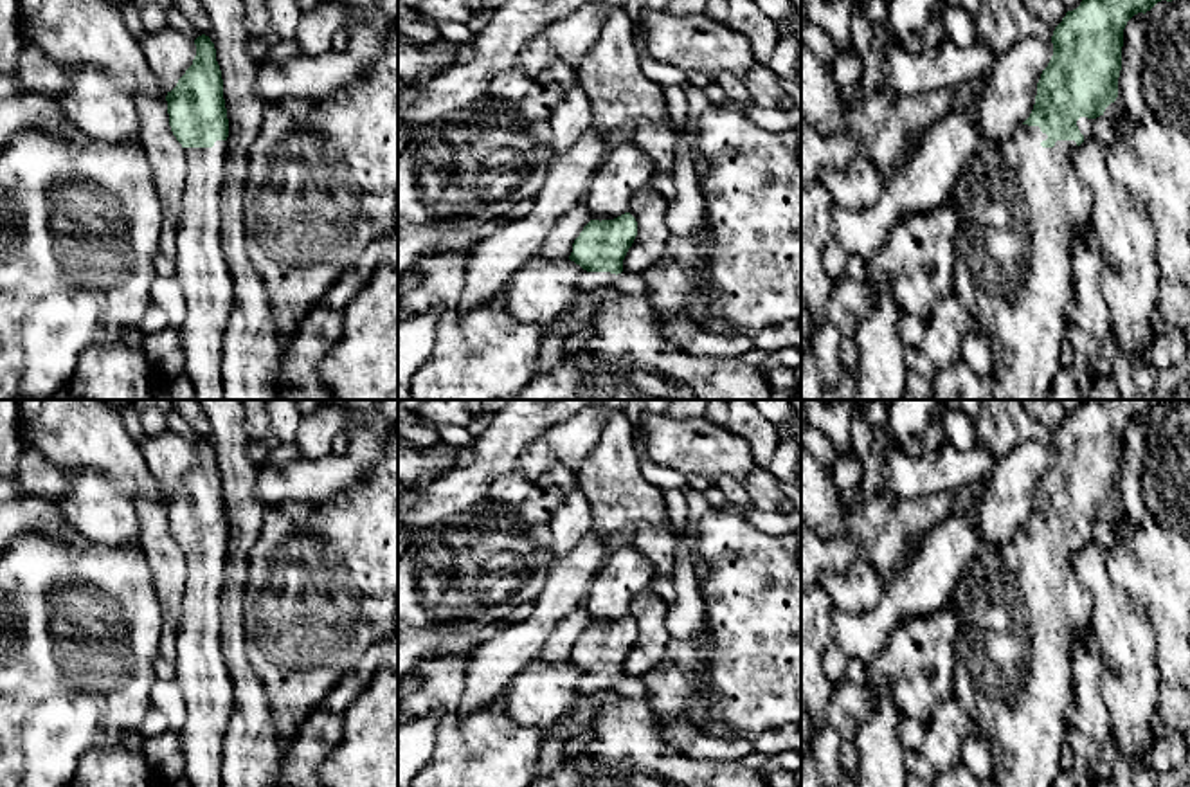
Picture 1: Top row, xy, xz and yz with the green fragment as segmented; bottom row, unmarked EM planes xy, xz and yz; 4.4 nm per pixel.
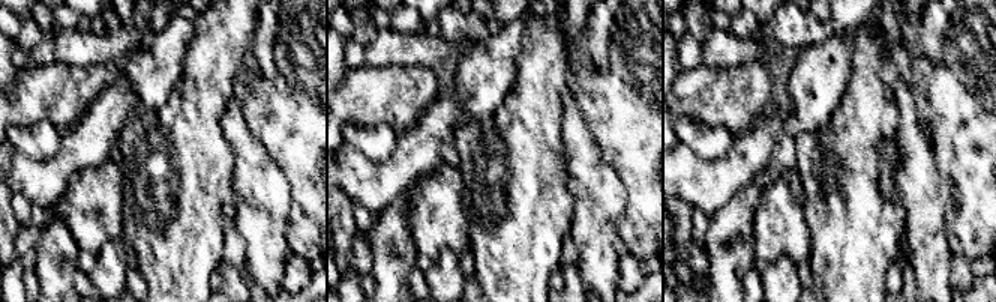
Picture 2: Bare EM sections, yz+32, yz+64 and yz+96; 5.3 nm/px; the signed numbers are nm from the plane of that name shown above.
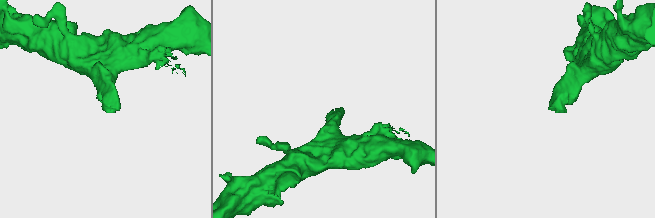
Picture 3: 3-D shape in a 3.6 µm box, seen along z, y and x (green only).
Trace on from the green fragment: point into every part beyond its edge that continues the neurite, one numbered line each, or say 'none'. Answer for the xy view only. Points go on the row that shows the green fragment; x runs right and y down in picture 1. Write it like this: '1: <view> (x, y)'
1: xy (202, 272)

